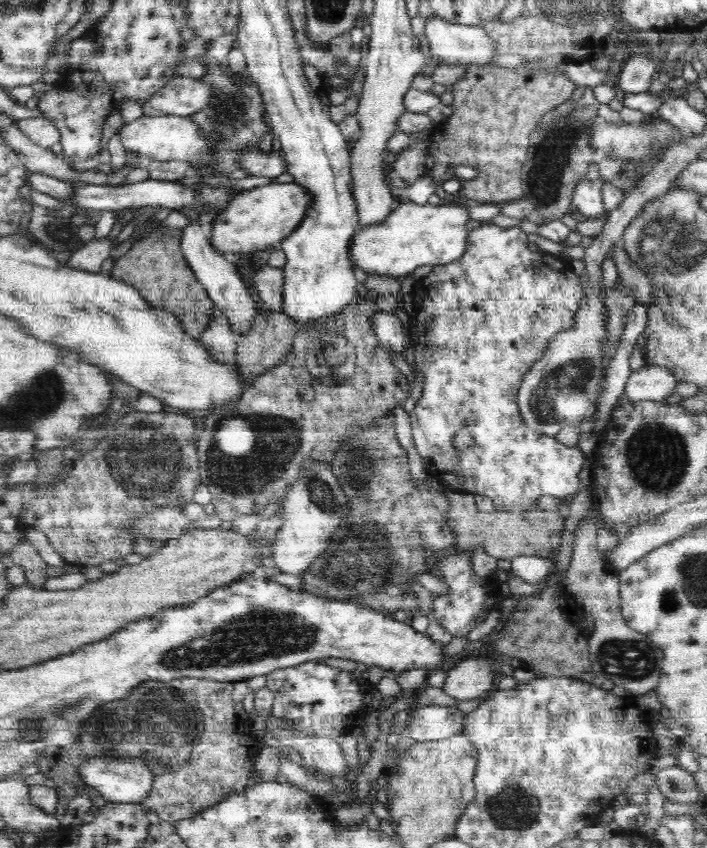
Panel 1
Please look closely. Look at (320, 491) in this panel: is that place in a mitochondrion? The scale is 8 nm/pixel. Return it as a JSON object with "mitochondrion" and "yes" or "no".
{"mitochondrion":"yes"}

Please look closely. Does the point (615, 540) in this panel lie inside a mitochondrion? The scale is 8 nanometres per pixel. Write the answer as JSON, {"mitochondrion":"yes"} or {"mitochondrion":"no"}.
{"mitochondrion":"no"}

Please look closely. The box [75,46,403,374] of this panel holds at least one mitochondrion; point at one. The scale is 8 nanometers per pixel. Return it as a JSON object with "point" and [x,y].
{"point":[230,114]}

